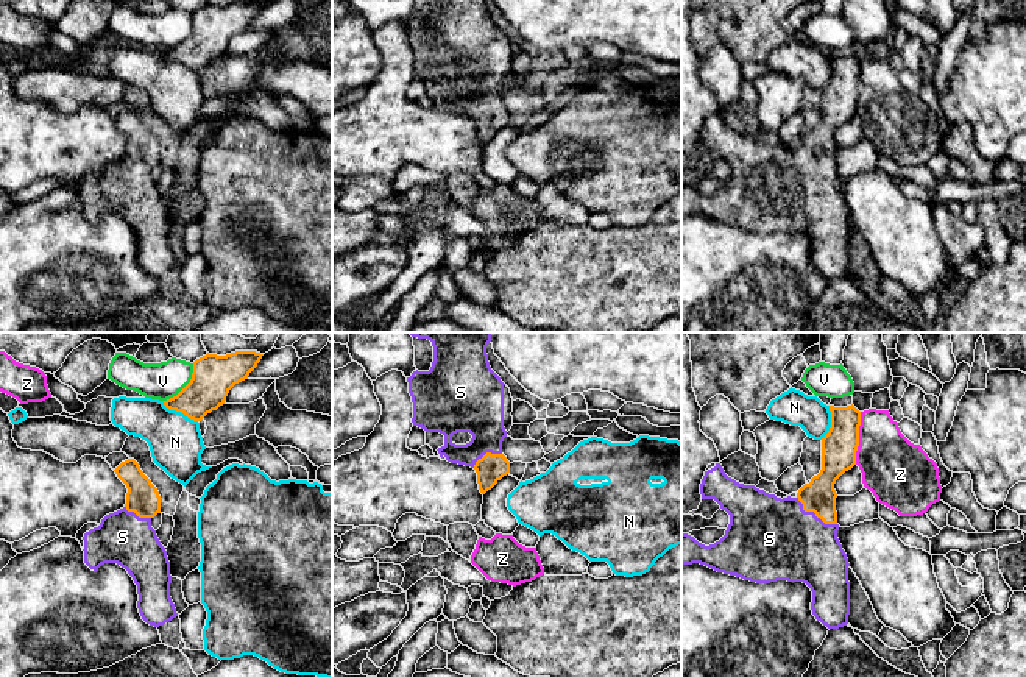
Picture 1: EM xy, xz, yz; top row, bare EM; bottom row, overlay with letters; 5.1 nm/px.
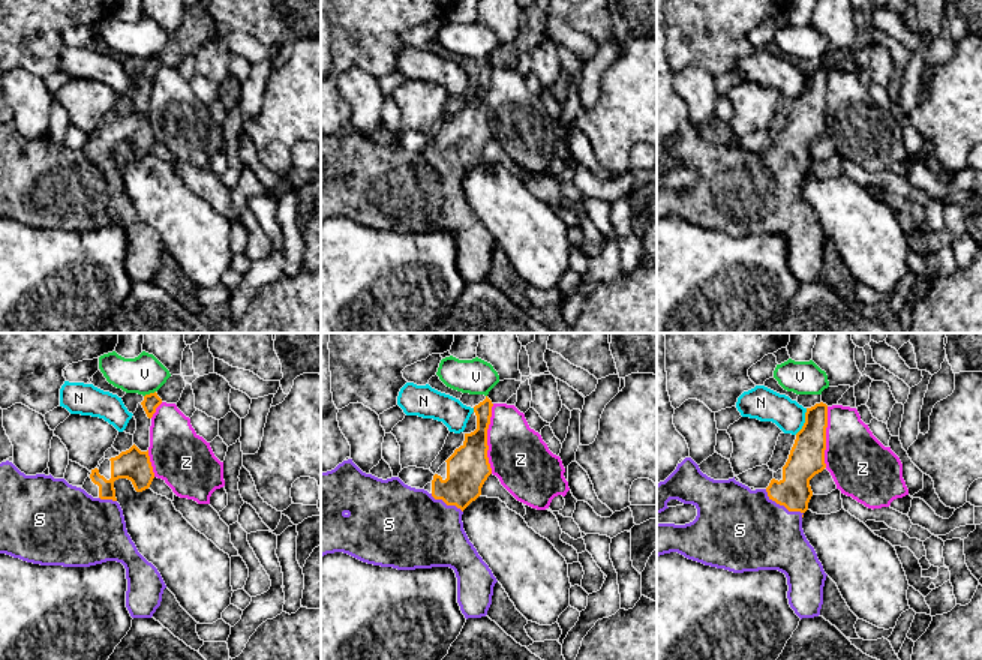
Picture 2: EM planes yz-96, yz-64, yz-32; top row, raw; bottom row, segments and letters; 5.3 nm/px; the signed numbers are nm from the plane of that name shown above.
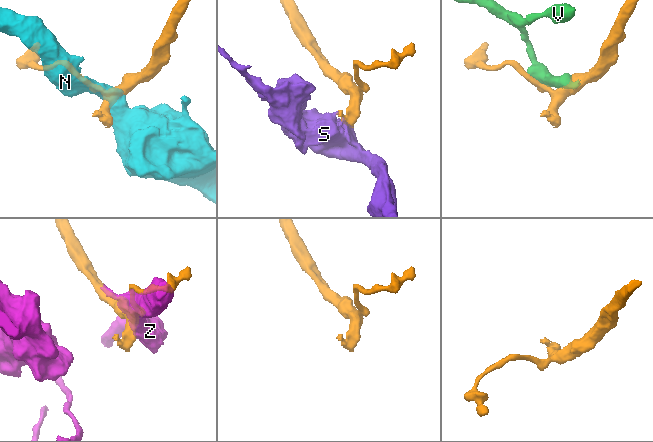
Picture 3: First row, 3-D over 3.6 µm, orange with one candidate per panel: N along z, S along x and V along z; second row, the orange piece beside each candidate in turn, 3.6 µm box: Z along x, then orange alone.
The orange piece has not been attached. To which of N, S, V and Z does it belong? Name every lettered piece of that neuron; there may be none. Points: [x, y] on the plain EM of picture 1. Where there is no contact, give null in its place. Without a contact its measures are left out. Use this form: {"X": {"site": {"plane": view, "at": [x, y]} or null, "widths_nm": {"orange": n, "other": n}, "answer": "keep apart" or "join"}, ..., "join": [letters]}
{"N": {"site": {"plane": "xy", "at": [180, 61]}, "widths_nm": {"orange": 220, "other": 280}, "answer": "keep apart"}, "S": {"site": {"plane": "yz", "at": [814, 163]}, "widths_nm": {"orange": 170, "other": 420}, "answer": "join"}, "V": {"site": {"plane": "xy", "at": [186, 36]}, "widths_nm": {"orange": 220, "other": 190}, "answer": "keep apart"}, "Z": {"site": {"plane": "yz", "at": [858, 89]}, "widths_nm": {"orange": 180, "other": 320}, "answer": "keep apart"}, "join": ["S"]}

